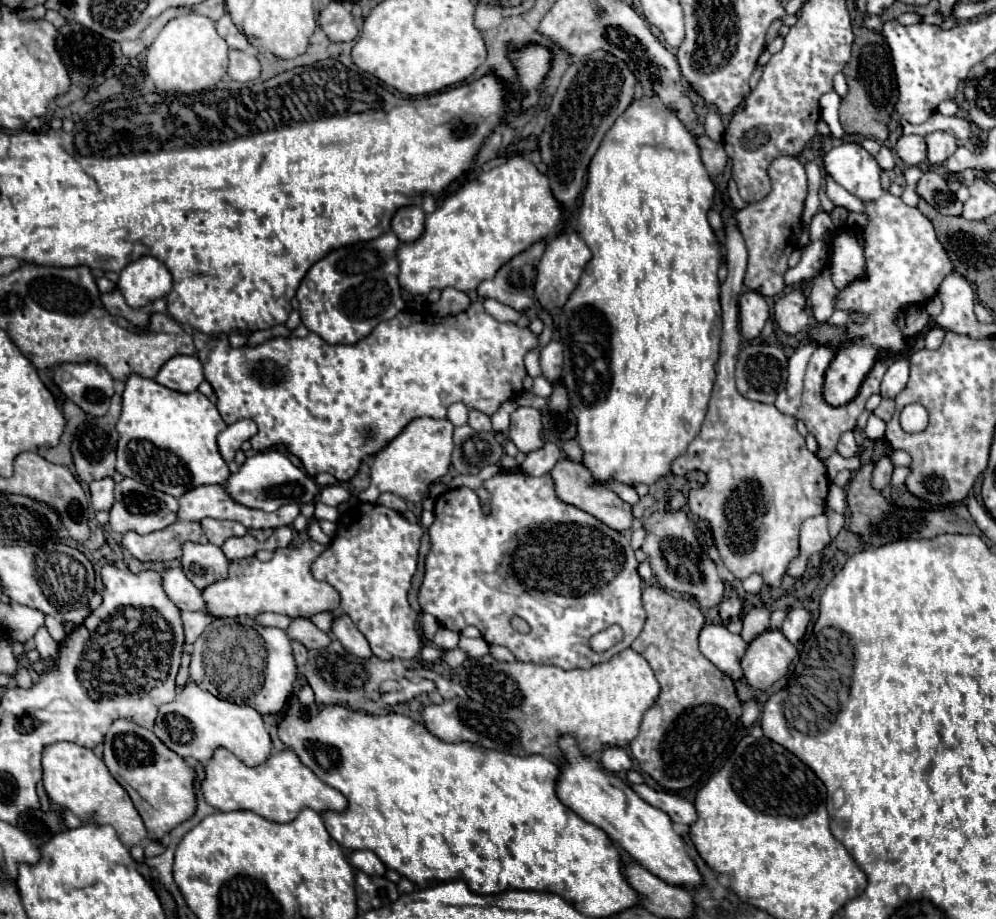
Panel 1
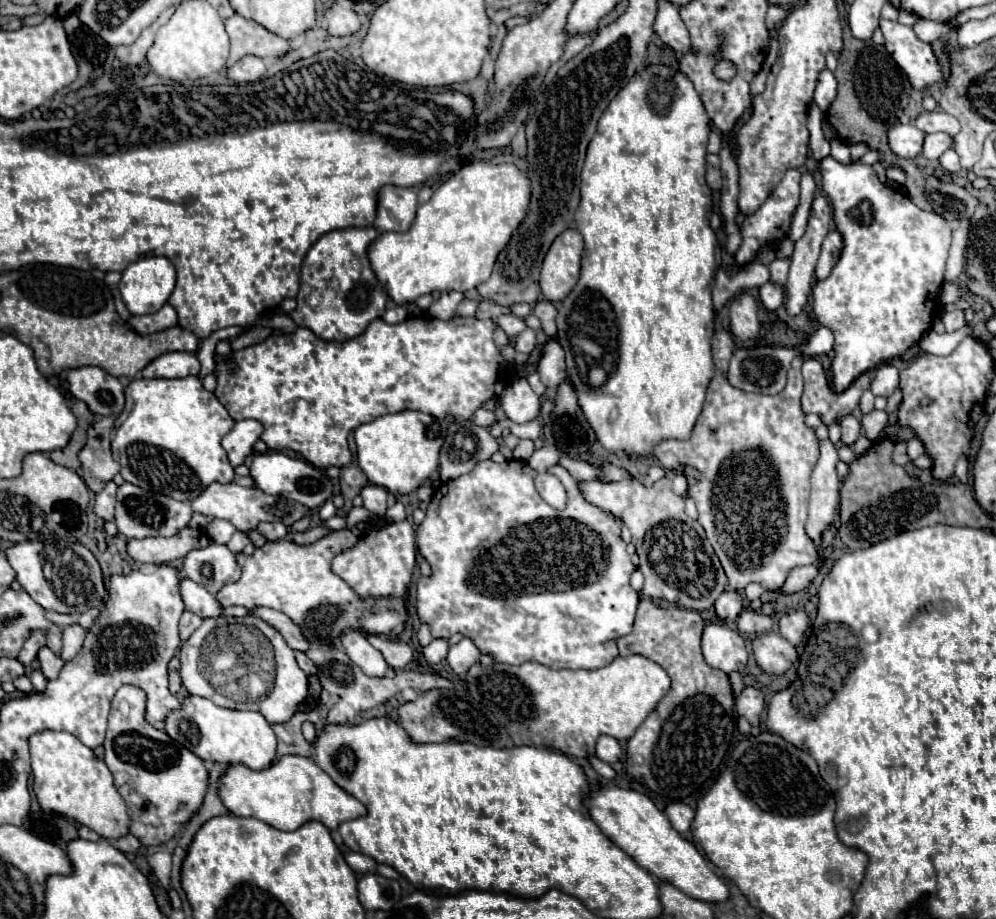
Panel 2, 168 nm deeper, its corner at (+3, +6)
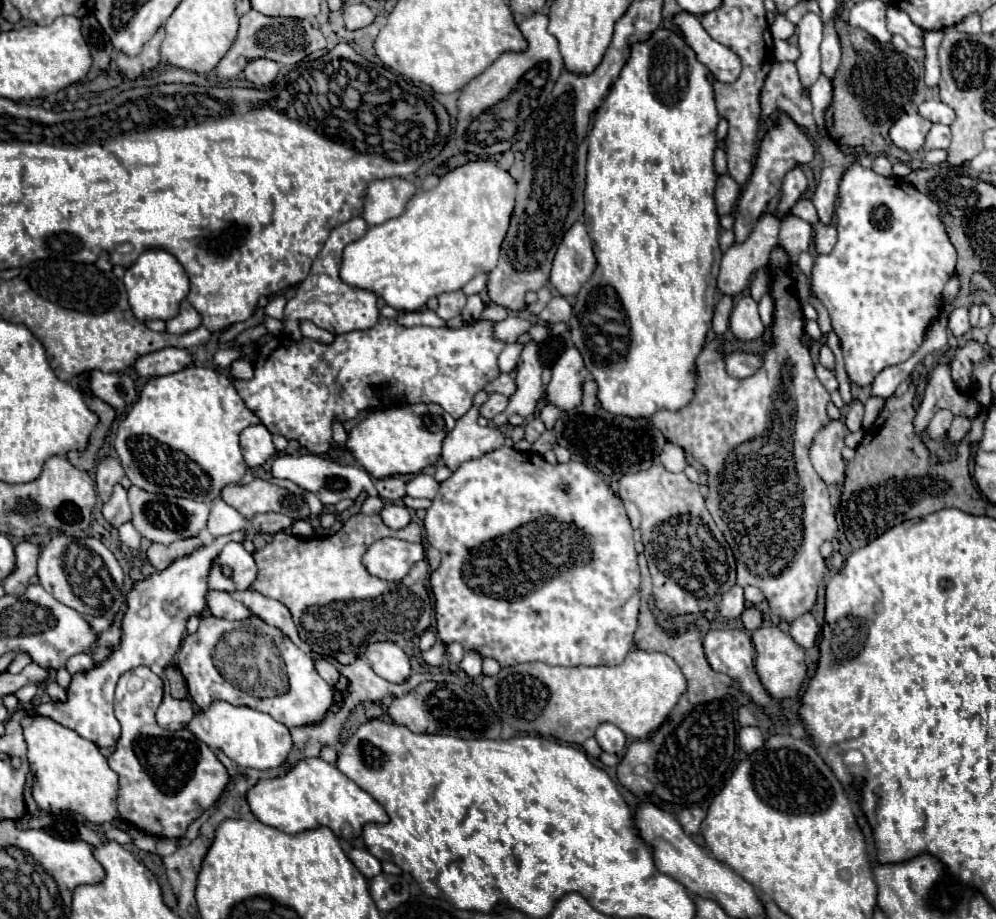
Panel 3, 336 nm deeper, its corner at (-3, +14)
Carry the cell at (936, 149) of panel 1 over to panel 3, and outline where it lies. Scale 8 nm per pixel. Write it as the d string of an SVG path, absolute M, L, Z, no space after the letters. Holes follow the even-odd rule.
M932 125L924 149L946 149L950 145L950 127L946 125Z

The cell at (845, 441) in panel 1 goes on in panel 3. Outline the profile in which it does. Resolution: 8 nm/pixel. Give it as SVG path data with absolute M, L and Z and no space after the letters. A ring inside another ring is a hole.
M854 399L850 405L848 405L848 413L846 413L846 427L850 431L858 431L862 427L862 415L864 415L864 405Z

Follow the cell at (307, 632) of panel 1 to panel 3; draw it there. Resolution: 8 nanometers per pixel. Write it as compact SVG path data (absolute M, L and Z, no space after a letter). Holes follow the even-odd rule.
M234 591L232 597L240 603L244 603L256 617L260 617L262 621L266 621L268 625L276 625L276 629L280 629L286 637L290 637L298 647L302 647L304 651L308 651L308 645L300 641L296 625L292 621L292 615L288 611L286 605L282 605L276 599L268 599L256 591Z

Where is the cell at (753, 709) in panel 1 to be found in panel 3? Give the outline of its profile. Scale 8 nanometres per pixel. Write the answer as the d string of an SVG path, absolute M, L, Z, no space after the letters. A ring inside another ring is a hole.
M742 727L738 733L738 741L744 753L754 753L756 749L760 749L760 745L764 745L764 739L758 727Z

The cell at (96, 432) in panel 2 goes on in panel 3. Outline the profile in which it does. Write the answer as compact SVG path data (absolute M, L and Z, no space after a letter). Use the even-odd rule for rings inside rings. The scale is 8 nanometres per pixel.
M106 457L100 461L100 465L96 469L96 487L98 487L98 495L100 495L102 503L108 501L114 485L120 483L122 477L124 477L124 469L122 469L120 461L116 461L112 457Z

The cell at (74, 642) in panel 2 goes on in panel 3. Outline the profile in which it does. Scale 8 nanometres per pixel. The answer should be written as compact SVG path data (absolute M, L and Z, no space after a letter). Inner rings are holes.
M74 655L70 661L68 661L68 665L66 665L66 669L74 675L74 673L88 673L90 669L94 667L94 661L92 661L92 655Z

